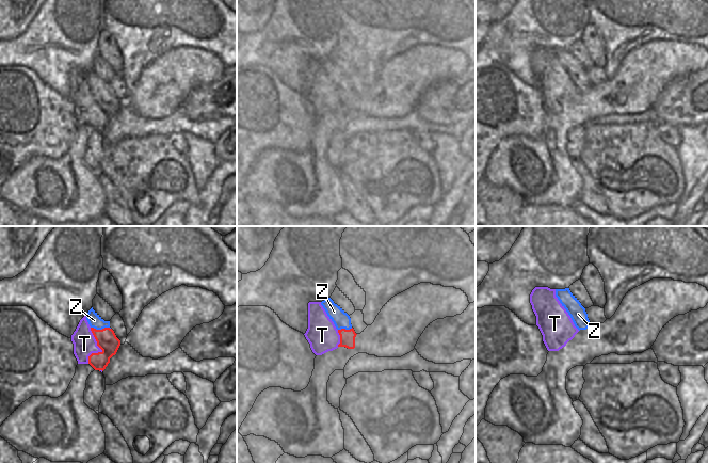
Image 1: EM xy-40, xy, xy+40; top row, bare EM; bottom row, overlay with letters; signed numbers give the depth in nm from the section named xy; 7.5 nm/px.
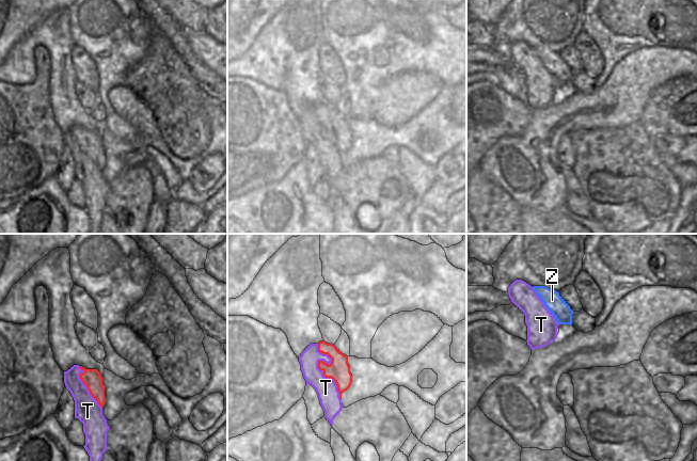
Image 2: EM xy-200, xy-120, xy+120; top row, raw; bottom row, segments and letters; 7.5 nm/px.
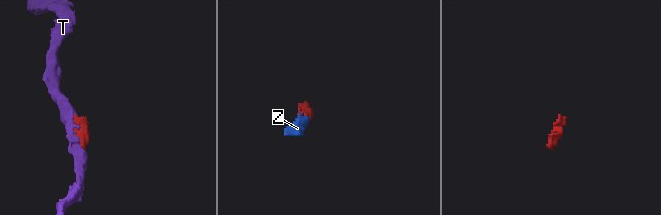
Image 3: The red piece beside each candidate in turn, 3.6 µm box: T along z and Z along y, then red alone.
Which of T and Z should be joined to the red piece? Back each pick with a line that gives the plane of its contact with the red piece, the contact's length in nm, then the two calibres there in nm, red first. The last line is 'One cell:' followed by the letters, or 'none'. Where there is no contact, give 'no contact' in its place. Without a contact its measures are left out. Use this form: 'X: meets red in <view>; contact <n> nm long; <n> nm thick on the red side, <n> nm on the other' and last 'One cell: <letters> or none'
Z: meets red in xy-40; contact 150 nm long; 160 nm thick on the red side, 100 nm on the other
One cell: Z

